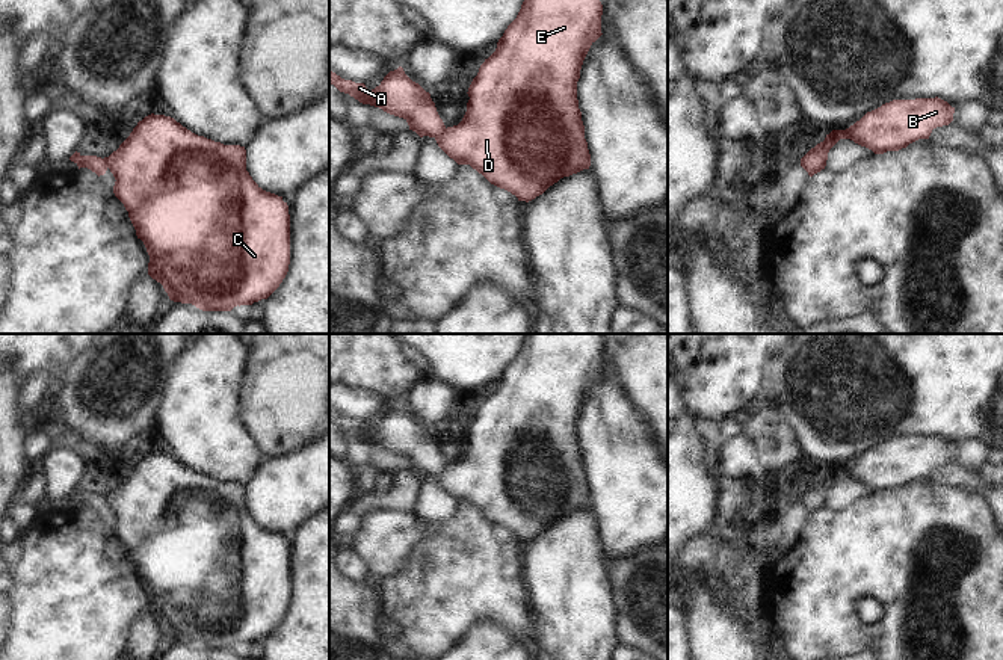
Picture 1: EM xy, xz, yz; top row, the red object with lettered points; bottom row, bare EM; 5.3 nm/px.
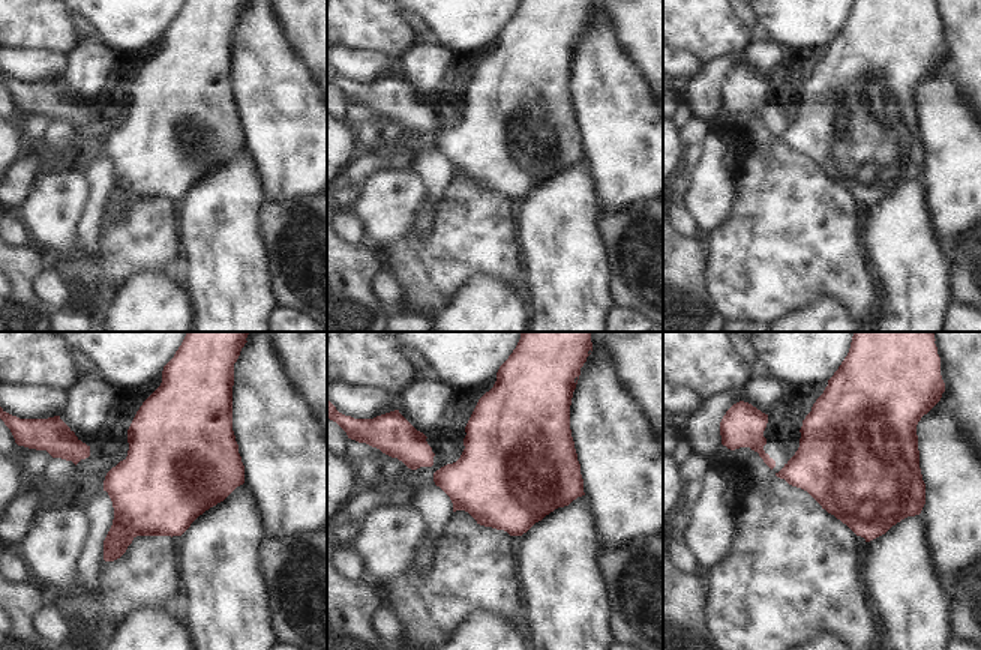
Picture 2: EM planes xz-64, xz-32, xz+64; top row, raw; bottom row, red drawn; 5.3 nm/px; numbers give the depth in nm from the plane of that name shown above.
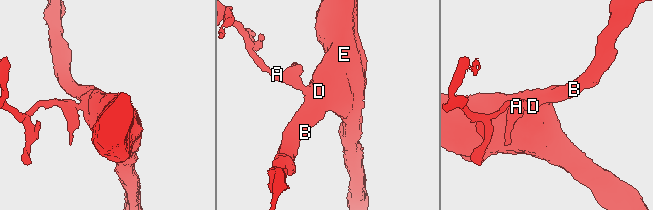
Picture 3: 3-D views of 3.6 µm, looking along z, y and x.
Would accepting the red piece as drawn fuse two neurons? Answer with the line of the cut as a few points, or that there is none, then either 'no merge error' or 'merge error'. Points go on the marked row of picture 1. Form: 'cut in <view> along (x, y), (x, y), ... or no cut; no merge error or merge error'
cut in xz along (446, 129), (435, 138); merge error

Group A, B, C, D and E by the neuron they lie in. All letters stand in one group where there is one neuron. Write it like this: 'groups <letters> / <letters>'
groups A / B C D E

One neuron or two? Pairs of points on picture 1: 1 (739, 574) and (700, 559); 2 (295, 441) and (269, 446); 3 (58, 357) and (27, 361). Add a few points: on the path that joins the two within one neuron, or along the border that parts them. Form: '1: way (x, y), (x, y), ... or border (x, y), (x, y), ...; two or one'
1: way (730, 568), (718, 559), (709, 559); one
2: way (289, 443), (275, 444); one
3: way (50, 357), (35, 357); one

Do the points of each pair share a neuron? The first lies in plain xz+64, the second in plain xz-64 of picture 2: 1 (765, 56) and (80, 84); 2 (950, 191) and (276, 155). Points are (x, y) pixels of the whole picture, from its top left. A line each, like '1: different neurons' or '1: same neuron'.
1: same neuron
2: same neuron

